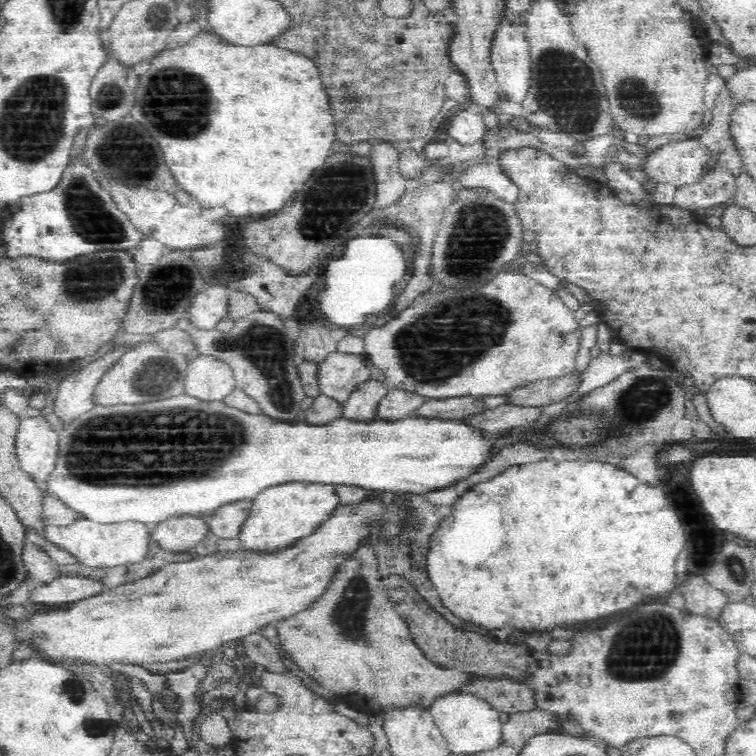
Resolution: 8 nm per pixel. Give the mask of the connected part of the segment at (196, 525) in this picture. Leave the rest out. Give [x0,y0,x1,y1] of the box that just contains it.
[152,515,211,551]

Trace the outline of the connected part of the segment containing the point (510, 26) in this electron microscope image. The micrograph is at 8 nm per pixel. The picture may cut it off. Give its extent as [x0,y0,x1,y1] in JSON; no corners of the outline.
[490,18,533,103]

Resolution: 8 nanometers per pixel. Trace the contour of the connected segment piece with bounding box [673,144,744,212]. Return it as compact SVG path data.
M730 145L714 157L711 171L700 182L679 186L674 195L673 206L682 208L709 208L726 204L736 188L736 179L744 173L742 159L736 146Z

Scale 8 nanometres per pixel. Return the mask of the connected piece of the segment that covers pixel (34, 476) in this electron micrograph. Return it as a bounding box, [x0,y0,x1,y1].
[16,416,60,487]

